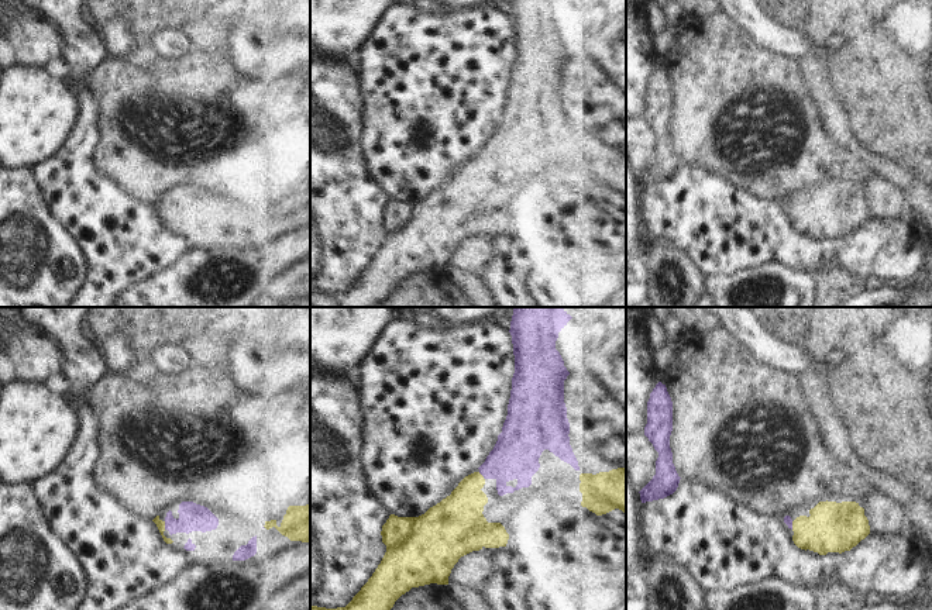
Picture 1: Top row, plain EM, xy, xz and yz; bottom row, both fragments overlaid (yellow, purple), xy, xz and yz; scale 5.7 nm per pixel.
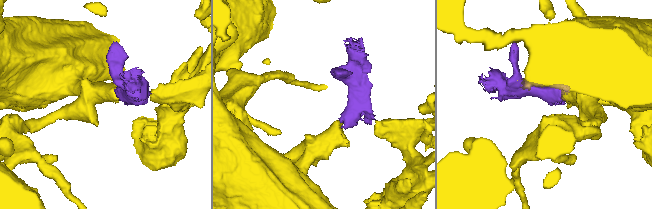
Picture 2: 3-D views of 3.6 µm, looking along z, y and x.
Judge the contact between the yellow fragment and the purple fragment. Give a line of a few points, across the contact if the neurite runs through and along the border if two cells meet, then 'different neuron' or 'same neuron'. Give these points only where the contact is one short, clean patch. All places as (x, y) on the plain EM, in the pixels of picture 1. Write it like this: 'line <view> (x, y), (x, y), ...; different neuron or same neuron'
line xy (161, 209), (164, 210), (181, 210), (192, 202); same neuron

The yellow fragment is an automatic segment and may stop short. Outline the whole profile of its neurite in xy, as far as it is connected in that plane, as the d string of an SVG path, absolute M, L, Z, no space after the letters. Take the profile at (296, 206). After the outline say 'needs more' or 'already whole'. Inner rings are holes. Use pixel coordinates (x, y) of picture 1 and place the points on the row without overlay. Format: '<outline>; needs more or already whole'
M310 187L306 190L289 190L281 210L276 204L265 206L266 214L275 211L290 225L310 227Z; already whole

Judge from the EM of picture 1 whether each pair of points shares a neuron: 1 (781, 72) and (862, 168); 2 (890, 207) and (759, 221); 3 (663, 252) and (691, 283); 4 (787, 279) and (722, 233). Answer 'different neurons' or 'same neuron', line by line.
1: same neuron
2: different neurons
3: same neuron
4: different neurons

